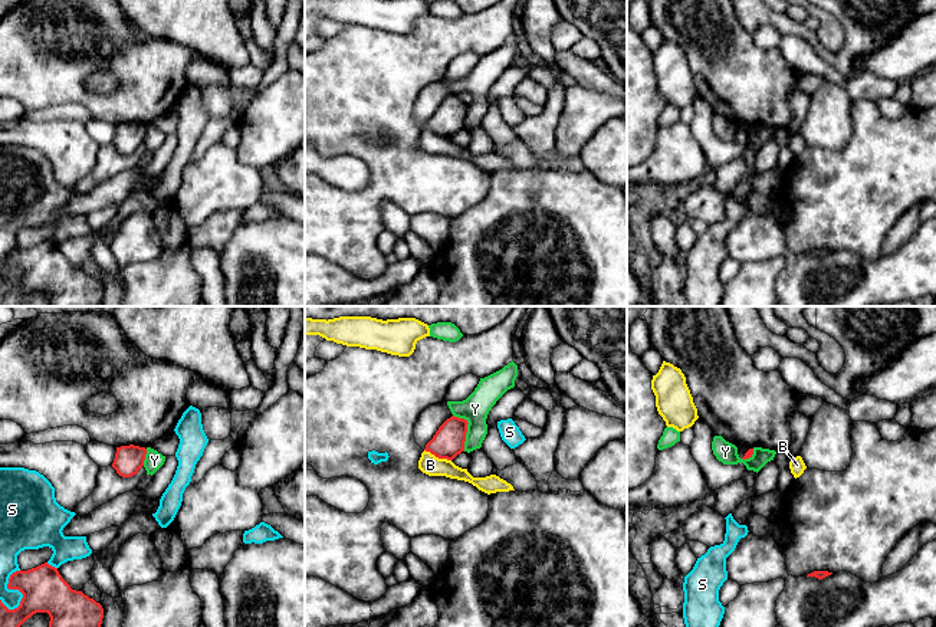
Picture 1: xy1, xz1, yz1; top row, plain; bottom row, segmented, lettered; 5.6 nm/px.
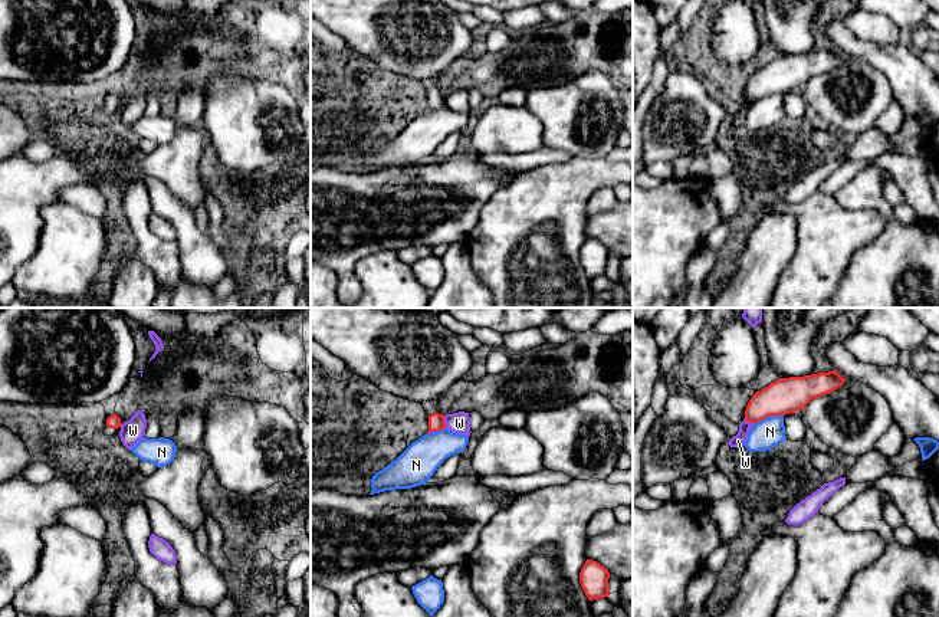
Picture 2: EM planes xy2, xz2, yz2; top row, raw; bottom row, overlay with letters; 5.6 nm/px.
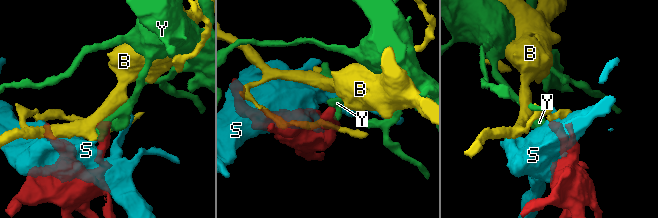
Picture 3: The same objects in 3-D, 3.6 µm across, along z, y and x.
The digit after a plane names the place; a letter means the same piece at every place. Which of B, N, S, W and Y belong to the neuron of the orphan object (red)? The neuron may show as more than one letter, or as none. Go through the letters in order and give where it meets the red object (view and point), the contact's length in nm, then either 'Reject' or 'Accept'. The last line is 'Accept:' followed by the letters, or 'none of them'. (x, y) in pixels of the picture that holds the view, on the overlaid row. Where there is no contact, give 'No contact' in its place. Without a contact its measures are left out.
B: Touches red at xz1 (437, 456). Shared border 170 nm. Reject
N: Touches red at yz2 (767, 416). Shared border 190 nm. Reject
S: Touches red at xy1 (15, 588). Shared border 240 nm. Reject
W: Touches red at xz2 (443, 422). Shared border 70 nm. Reject
Y: Touches red at xz1 (466, 430). Shared border 220 nm. Reject
Accept: none of them

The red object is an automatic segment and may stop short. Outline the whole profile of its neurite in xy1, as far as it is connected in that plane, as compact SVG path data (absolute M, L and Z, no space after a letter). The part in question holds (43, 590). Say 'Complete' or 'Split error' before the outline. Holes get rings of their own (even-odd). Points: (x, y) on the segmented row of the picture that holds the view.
Complete. M47 562L10 575L9 590L23 594L20 605L9 610L0 600L0 627L20 627L36 613L47 613L49 627L101 627L104 608L82 591L72 590L58 568Z

